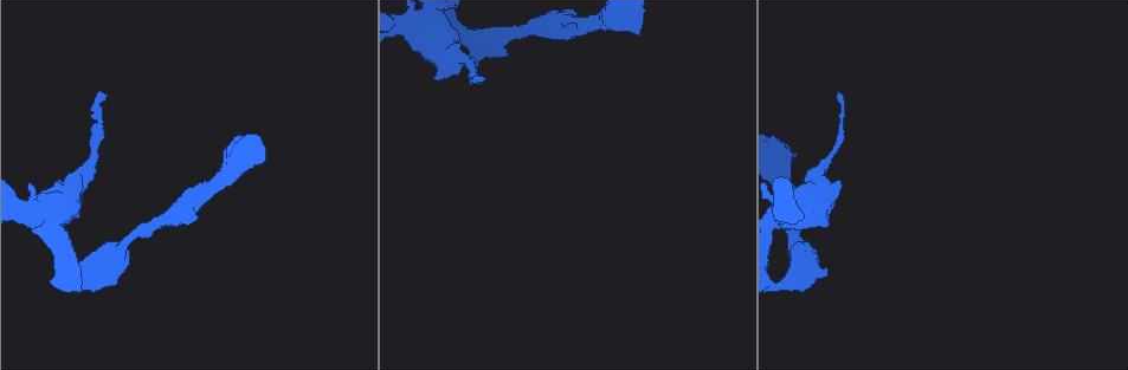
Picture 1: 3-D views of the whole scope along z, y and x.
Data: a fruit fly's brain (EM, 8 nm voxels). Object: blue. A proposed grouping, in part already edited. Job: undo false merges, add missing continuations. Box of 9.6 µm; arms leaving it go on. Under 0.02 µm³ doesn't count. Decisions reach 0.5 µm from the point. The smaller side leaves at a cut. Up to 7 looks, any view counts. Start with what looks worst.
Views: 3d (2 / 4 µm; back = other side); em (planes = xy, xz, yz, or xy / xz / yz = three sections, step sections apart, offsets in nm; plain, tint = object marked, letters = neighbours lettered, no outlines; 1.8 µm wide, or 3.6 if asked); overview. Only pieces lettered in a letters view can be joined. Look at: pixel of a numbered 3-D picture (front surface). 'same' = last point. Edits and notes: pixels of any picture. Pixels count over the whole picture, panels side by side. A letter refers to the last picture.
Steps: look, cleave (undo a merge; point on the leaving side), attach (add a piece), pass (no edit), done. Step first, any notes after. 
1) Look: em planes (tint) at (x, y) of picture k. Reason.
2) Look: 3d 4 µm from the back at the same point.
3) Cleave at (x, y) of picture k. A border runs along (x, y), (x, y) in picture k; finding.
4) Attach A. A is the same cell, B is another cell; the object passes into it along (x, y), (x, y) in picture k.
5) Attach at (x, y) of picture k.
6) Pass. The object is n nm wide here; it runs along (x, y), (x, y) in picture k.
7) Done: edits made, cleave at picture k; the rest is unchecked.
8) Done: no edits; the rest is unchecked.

Look: 3d 2 µm at (481, 77) of picture 1. Thin end.

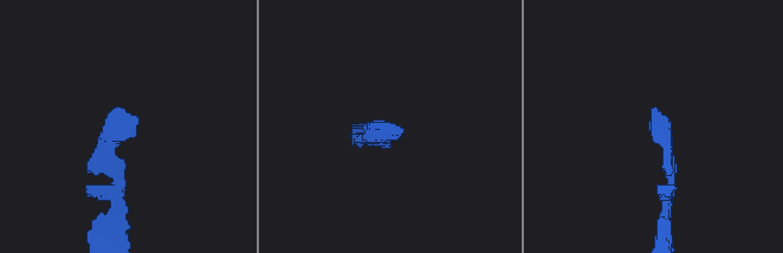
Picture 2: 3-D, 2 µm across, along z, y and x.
Look: em planes (letters) at (651, 108) of picture 2.

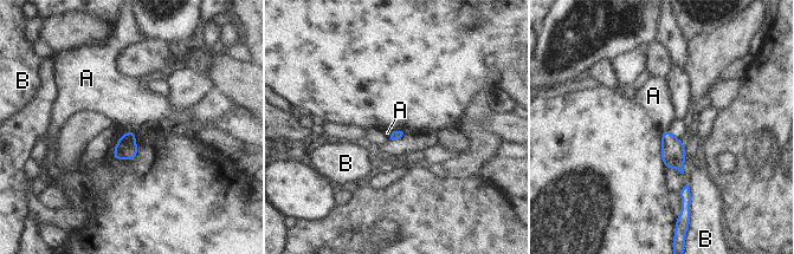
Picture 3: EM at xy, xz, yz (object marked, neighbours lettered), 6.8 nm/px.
Pass. A and B are other cells; a border runs along (136, 130), (129, 130), (122, 135) in picture 3; no lettered piece goes on from it.

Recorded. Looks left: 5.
Look: 3d 4 µm at (810, 201) of picture 1. Sudden change in width.

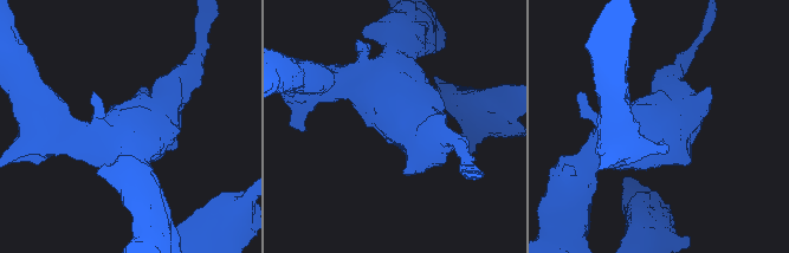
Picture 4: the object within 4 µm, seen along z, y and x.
Look: em 3.6 µm yz step 16 (plain) at (661, 120) of picture 4.

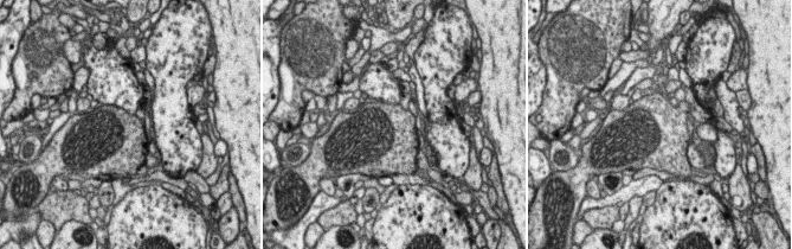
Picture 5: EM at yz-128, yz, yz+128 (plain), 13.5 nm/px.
Look: em 3.6 µm yz step 16 (letters) at the same point.

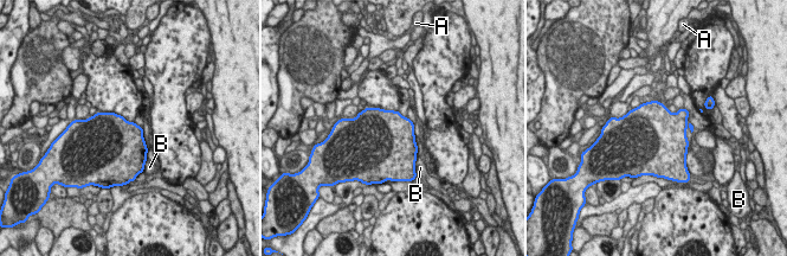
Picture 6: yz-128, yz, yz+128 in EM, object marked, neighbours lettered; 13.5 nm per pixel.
Pass. The longest contact is with B, 170 nm; A and B are other cells; a border runs along (147, 158), (143, 168) in picture 6; all the same neuron.

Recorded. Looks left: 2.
Look: em 3.6 µm xz step 4 (letters) at (476, 66) of picture 1. Thick end.

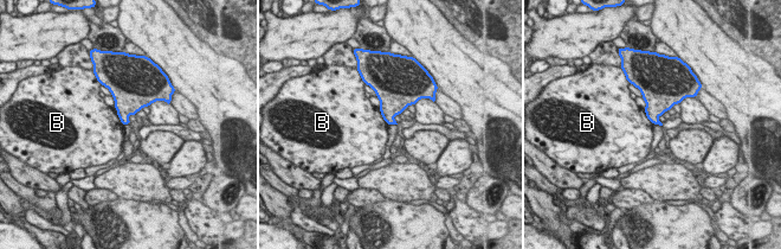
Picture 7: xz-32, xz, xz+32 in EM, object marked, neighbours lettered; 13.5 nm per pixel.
Pass. B is another cell; no lettered piece goes on from it.

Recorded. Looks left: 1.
Done: no edits; the rest is unchecked.

